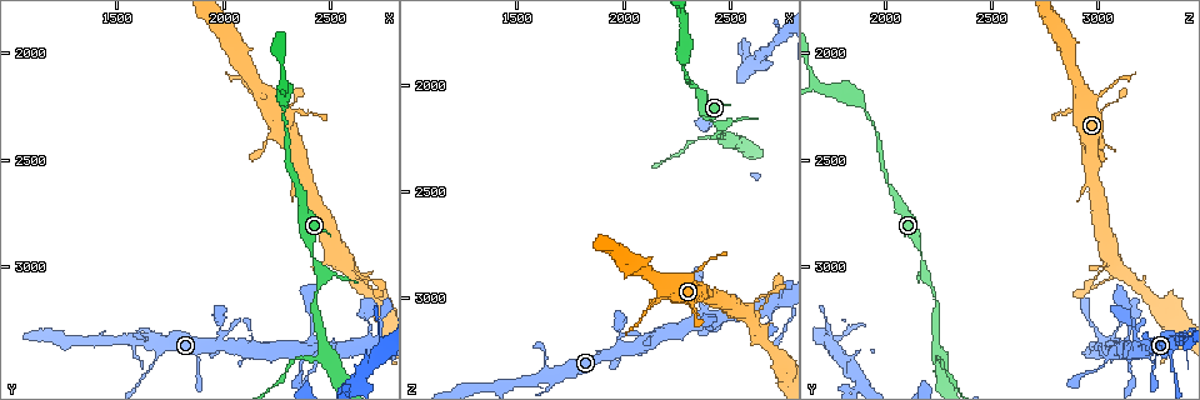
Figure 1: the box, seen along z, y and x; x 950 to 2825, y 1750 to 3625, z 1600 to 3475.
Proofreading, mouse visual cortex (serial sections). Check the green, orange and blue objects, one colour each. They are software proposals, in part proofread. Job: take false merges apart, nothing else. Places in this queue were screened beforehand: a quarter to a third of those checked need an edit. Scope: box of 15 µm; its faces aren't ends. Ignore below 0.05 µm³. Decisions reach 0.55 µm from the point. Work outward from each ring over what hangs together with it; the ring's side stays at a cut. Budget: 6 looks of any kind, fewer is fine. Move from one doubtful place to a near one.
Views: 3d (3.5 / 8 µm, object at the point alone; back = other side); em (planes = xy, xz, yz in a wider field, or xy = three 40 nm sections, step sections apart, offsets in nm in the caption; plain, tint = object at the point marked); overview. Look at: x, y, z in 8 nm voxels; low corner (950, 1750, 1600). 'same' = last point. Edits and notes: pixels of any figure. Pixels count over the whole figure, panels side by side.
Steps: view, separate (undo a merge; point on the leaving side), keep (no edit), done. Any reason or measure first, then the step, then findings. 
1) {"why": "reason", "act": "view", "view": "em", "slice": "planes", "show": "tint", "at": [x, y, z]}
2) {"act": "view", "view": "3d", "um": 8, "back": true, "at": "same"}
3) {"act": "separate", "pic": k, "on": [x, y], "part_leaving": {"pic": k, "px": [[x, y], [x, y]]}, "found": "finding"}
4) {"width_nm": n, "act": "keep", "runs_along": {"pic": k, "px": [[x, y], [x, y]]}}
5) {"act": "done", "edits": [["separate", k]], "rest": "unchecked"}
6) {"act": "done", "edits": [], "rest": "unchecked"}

{"why": "thin neck", "act": "view", "view": "3d", "um": 3.5, "at": [2430, 3390, 3090]}

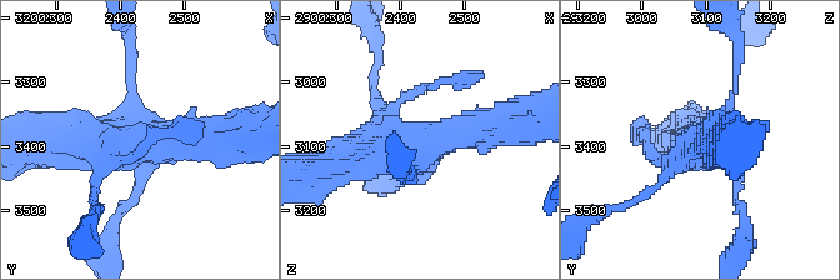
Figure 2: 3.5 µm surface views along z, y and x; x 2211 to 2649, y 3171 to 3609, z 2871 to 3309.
{"why": "shape alone is not enough", "act": "view", "view": "em", "slice": "xy", "step": 1, "show": "tint", "at": "same"}

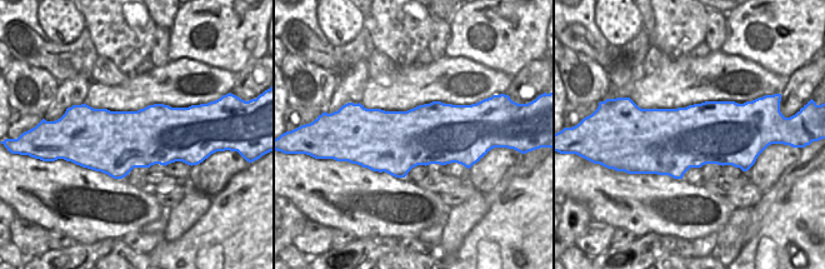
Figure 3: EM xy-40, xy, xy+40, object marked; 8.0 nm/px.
{"act": "keep", "runs_along": {"pic": 2, "px": [[323, 170], [484, 129]]}, "found": "continuous, no second cell"}

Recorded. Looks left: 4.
{"why": "a narrow waist", "act": "view", "view": "3d", "um": 3.5, "back": true, "at": [2460, 3050, 2190]}

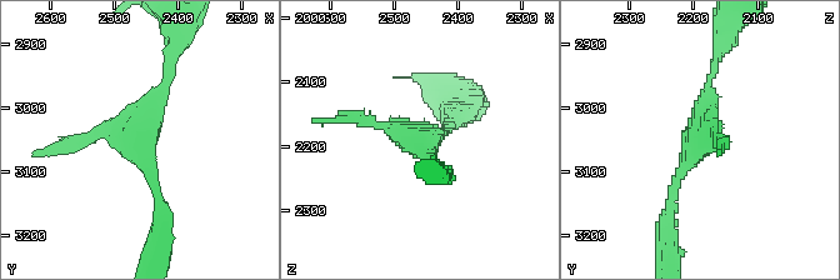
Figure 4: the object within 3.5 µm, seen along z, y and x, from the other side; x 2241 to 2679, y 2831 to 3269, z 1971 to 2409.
{"why": "shape alone is not enough", "act": "view", "view": "em", "slice": "xy", "step": 3, "show": "tint", "at": [2460, 3035, 2190]}

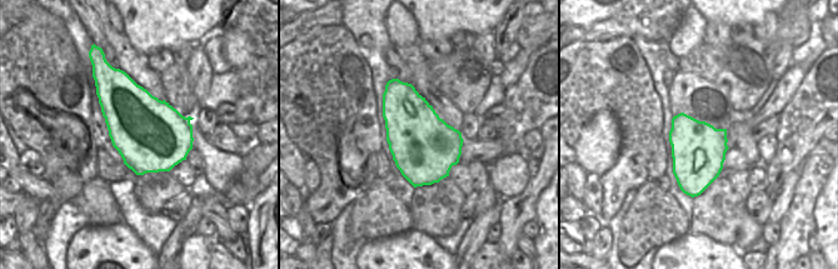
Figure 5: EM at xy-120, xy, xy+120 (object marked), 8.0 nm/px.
{"act": "keep", "runs_along": {"pic": 4, "px": [[718, 58], [701, 135], [669, 204]]}, "found": "continuous, no second cell"}

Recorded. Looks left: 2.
{"act": "done", "edits": [], "rest": "unchecked"}

